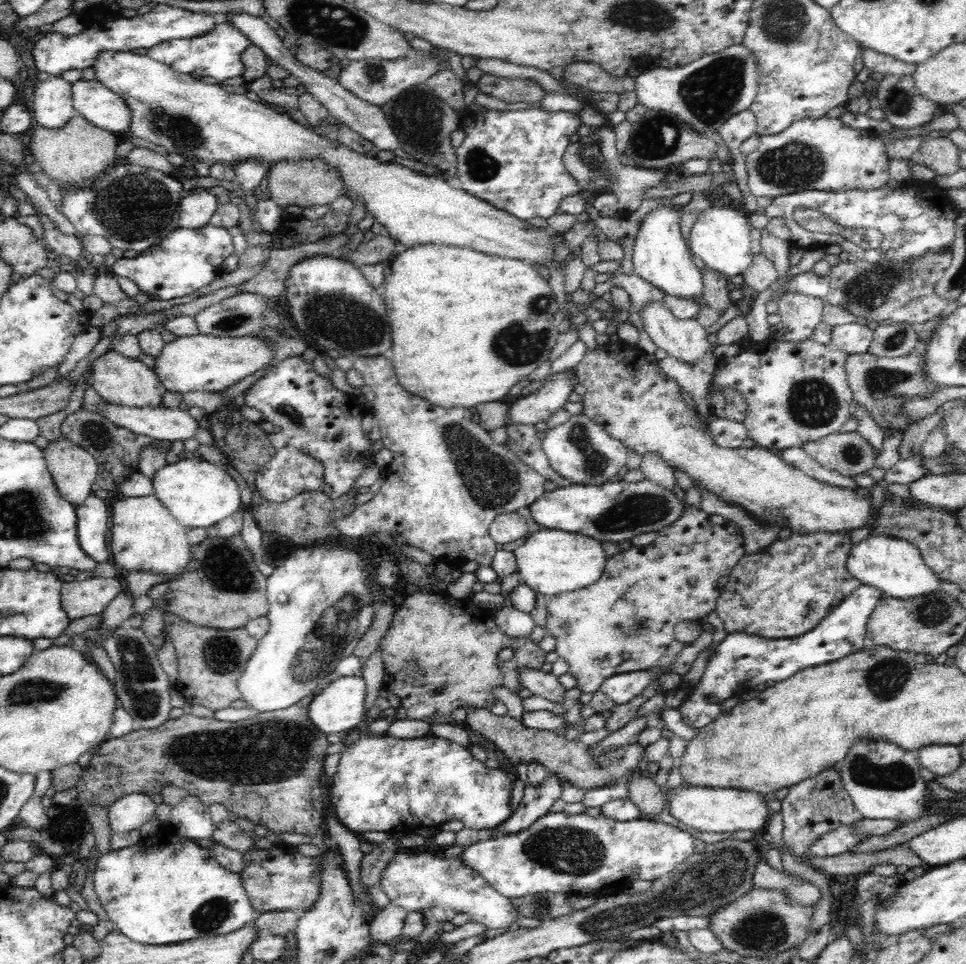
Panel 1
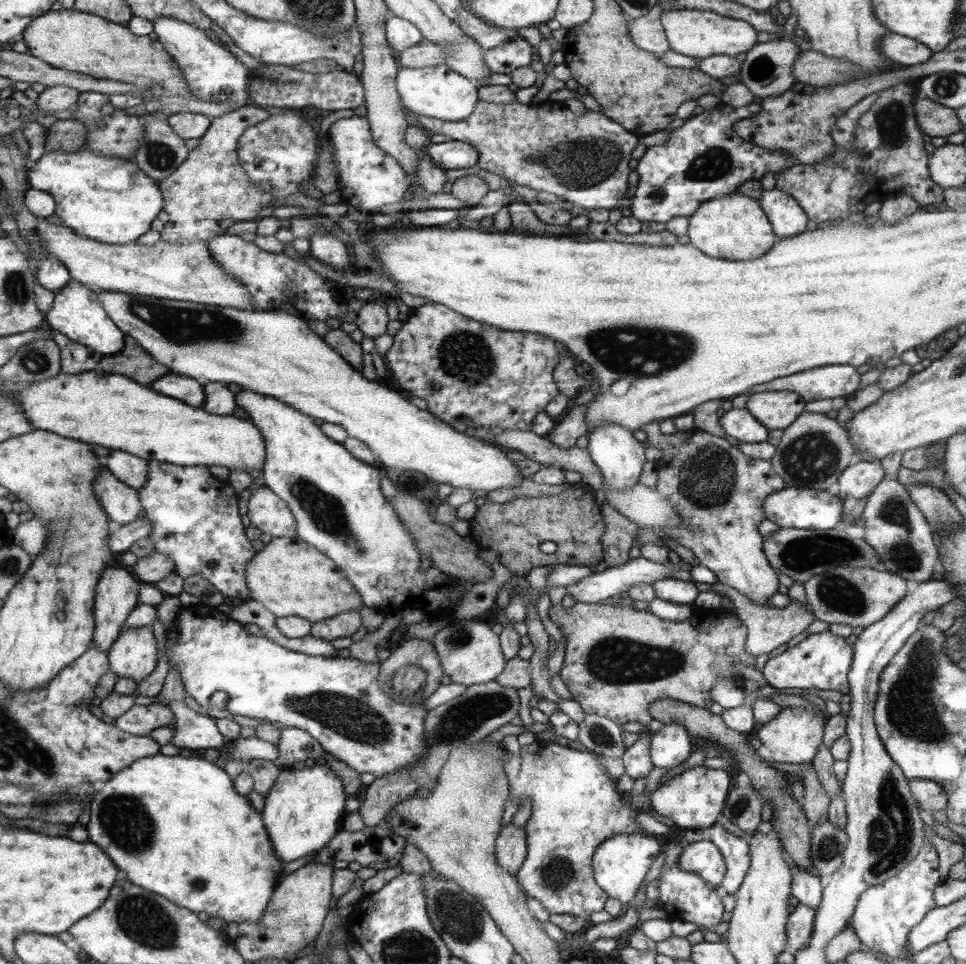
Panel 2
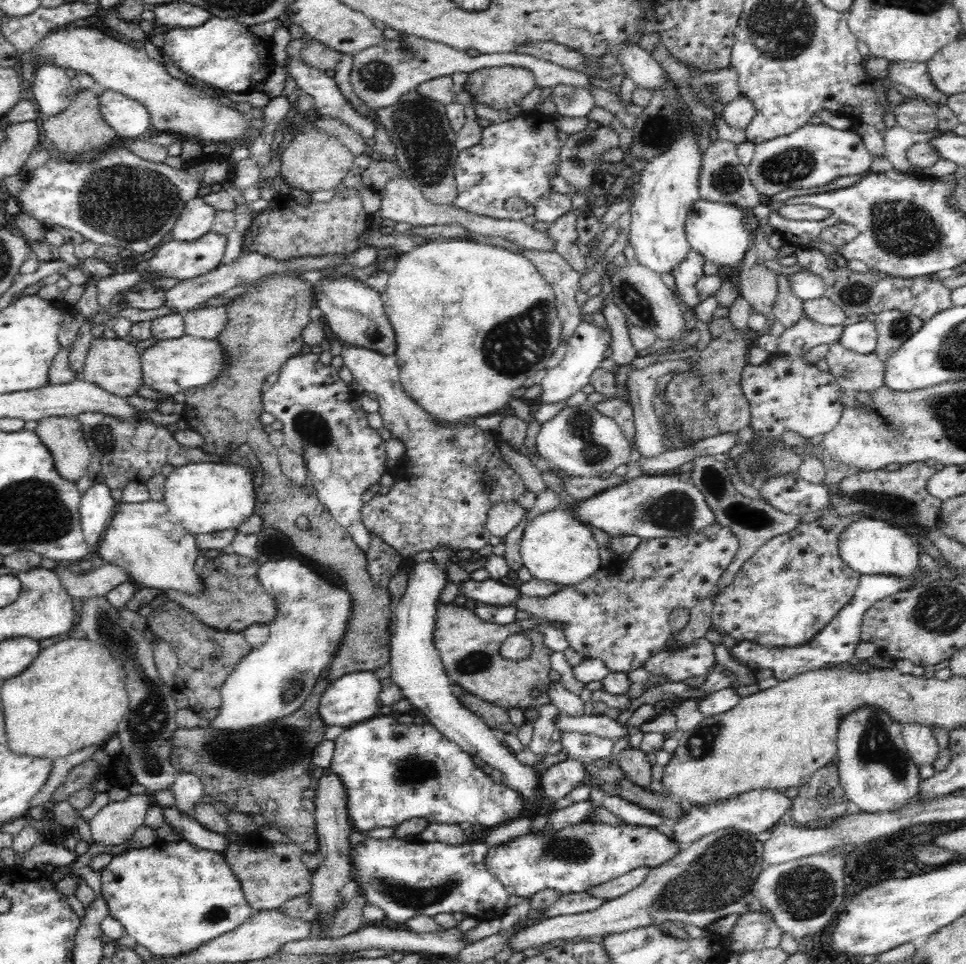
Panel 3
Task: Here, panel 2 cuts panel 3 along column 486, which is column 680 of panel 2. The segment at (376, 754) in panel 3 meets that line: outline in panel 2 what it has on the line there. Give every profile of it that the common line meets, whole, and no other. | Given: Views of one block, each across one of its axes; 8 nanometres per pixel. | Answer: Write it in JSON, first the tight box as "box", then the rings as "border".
{"box":[650,765,730,829],"border":[[[696,765],[662,783],[650,796],[651,805],[658,814],[672,818],[682,829],[704,829],[717,824],[718,816],[724,813],[728,801],[730,774],[723,769]]]}

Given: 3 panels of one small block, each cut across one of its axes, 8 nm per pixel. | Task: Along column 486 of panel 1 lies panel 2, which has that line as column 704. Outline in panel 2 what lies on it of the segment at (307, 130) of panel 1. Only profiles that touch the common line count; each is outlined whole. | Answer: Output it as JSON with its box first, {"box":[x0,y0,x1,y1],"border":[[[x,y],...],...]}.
{"box":[687,194,777,261],"border":[[[738,194],[704,201],[696,213],[689,217],[687,232],[690,244],[712,258],[746,261],[761,257],[777,244],[777,233],[758,199]]]}

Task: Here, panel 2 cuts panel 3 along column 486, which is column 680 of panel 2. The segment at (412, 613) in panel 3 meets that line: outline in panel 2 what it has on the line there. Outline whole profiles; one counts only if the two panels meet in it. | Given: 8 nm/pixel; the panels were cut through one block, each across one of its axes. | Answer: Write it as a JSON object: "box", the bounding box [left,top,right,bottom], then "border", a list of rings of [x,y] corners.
{"box":[651,722,690,768],"border":[[[677,722],[664,724],[652,736],[651,757],[656,768],[678,766],[690,756],[690,752],[690,733]]]}

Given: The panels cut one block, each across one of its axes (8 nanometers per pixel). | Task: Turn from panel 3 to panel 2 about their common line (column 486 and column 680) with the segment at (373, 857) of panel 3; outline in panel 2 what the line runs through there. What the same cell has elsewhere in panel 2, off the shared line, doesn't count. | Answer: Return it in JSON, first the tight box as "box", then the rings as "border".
{"box":[658,844,724,928],"border":[[[669,844],[664,845],[662,855],[665,856],[664,866],[661,868],[661,874],[658,883],[658,906],[662,908],[669,920],[685,920],[693,922],[704,928],[714,928],[722,920],[724,907],[722,905],[722,893],[718,886],[712,886],[701,878],[700,874],[694,874],[693,871],[688,871],[680,867],[680,856],[684,852],[684,844]]]}

